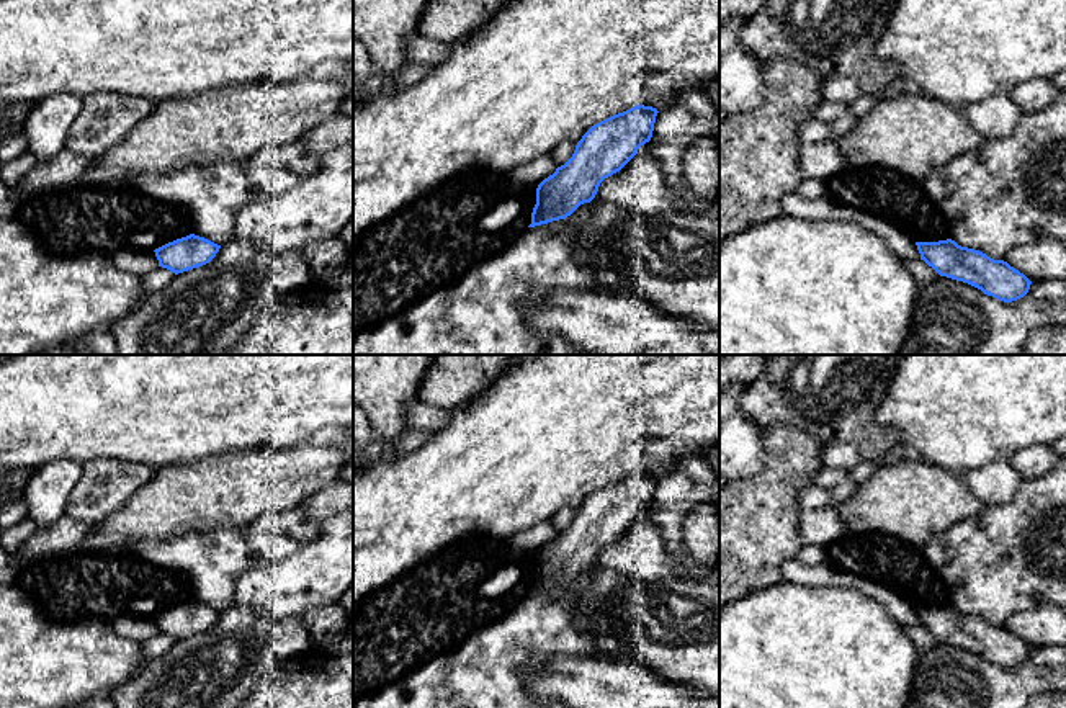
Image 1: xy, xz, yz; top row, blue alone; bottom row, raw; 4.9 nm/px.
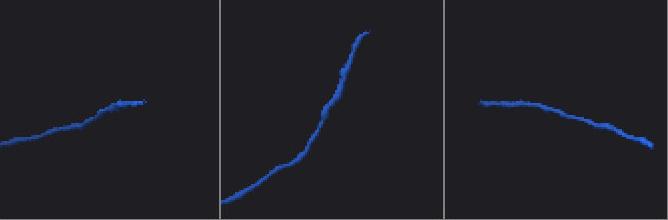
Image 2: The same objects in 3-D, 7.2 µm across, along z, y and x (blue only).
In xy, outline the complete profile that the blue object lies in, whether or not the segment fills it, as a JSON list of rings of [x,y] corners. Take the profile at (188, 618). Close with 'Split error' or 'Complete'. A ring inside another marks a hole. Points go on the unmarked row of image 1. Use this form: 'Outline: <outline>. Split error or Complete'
Outline: [[[190,600],[186,603],[168,608],[154,618],[159,626],[159,633],[178,641],[209,630],[219,615],[221,612],[204,603]]]. Complete

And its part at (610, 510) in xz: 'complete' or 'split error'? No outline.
complete

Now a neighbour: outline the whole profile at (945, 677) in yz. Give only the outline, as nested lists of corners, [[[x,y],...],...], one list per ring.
[[[947,643],[919,654],[906,708],[1027,708],[1033,695],[1066,690],[1066,644],[1032,648],[1028,659],[1012,669]]]

